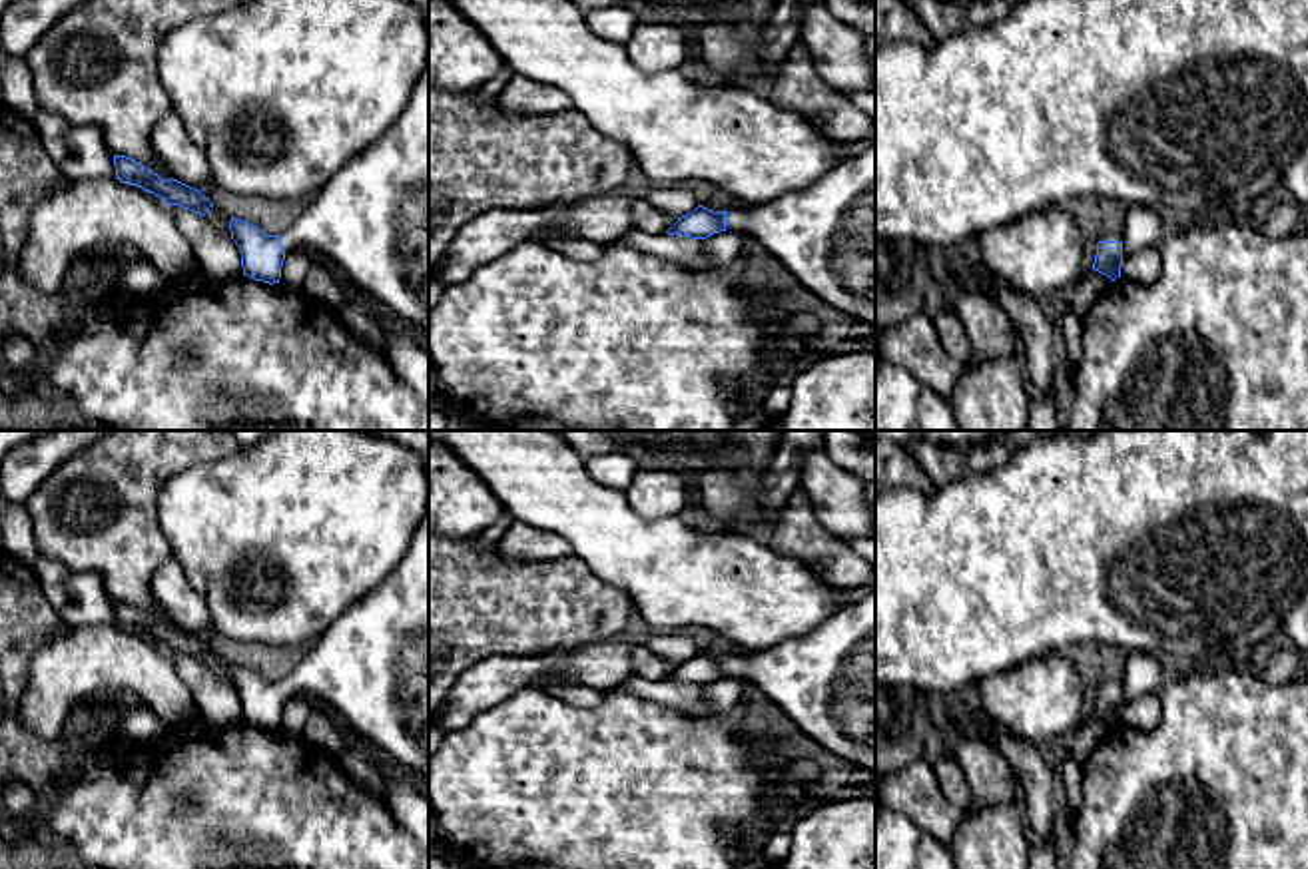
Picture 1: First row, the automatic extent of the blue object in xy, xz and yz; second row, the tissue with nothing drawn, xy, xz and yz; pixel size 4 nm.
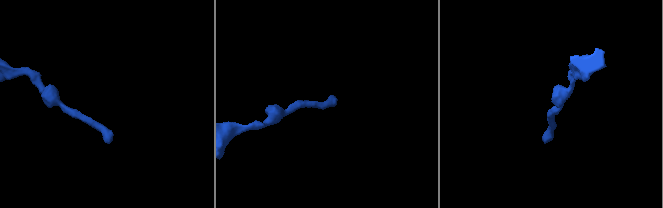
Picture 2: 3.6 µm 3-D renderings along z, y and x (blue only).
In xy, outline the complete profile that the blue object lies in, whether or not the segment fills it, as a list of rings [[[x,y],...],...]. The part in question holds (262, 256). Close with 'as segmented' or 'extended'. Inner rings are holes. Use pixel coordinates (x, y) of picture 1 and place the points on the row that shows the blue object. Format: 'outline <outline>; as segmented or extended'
outline [[[429,64],[395,124],[345,163],[287,231],[265,235],[237,217],[231,217],[229,229],[241,253],[243,275],[279,283],[289,251],[315,249],[349,279],[357,295],[387,305],[401,325],[429,331]]]; extended

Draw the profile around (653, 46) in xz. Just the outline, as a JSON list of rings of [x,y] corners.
[[[638,24],[624,48],[630,62],[642,72],[678,70],[692,52],[692,36],[682,26]]]

